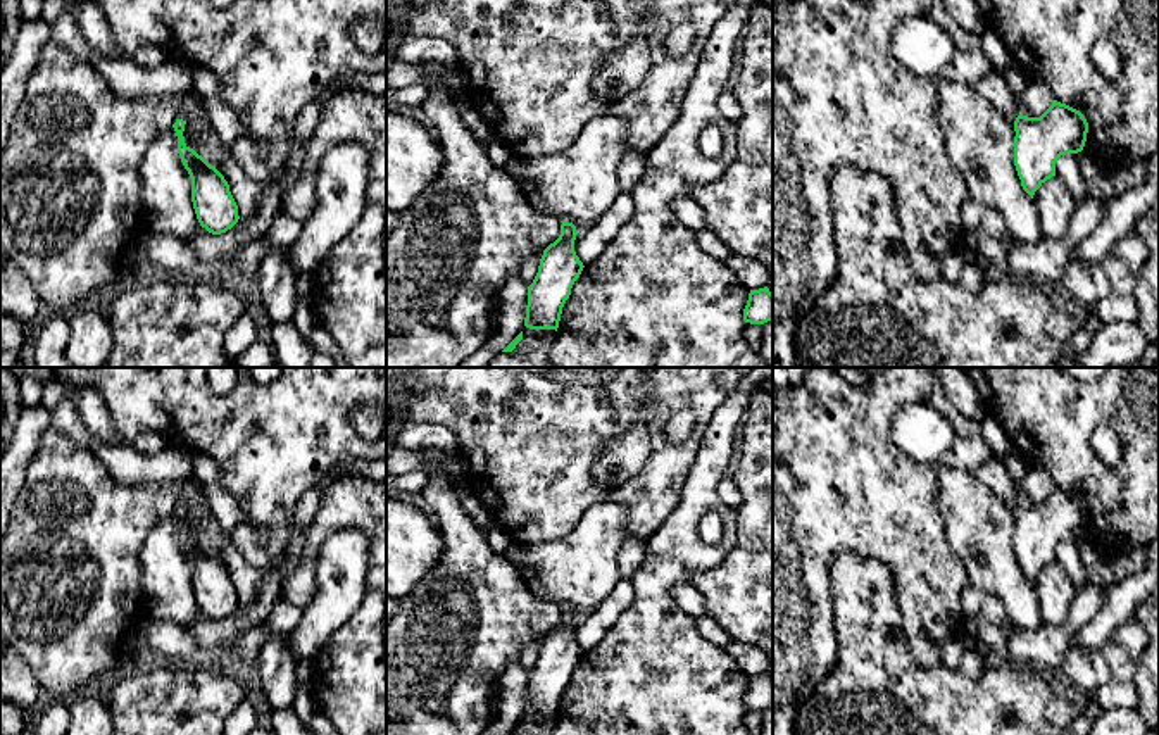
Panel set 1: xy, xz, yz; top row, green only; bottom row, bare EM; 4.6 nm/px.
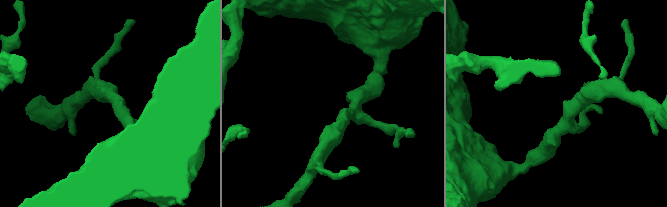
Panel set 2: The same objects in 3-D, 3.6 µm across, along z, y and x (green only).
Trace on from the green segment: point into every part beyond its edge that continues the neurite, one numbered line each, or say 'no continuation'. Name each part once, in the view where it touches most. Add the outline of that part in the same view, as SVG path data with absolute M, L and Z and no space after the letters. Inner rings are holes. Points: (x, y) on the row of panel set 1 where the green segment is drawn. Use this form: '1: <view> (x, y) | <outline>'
1: xy (185, 104) | M191 90L190 93L176 98L176 114L178 119L186 121L188 114L195 109L197 105L197 93Z

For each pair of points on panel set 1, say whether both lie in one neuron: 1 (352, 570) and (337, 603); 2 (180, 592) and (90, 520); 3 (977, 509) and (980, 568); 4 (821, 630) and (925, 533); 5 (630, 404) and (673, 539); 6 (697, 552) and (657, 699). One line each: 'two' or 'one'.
1: one
2: two
3: one
4: one
5: two
6: one

